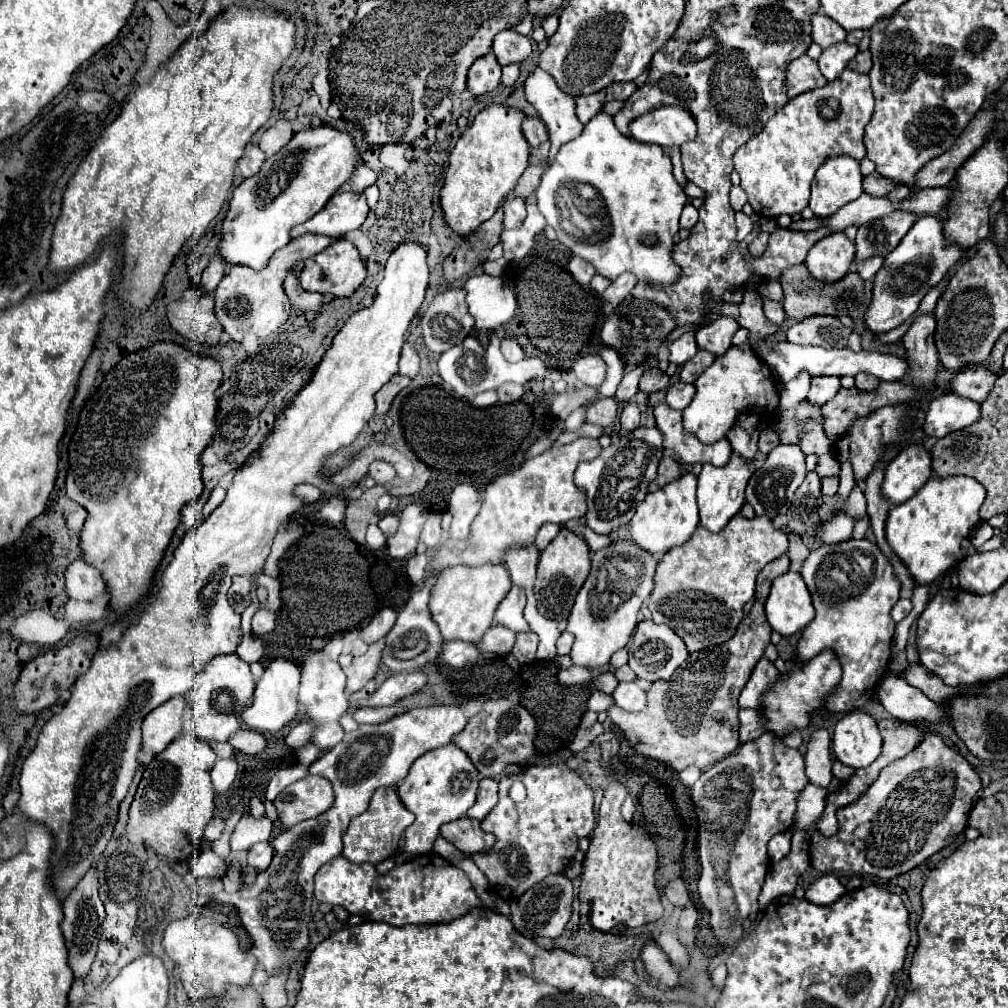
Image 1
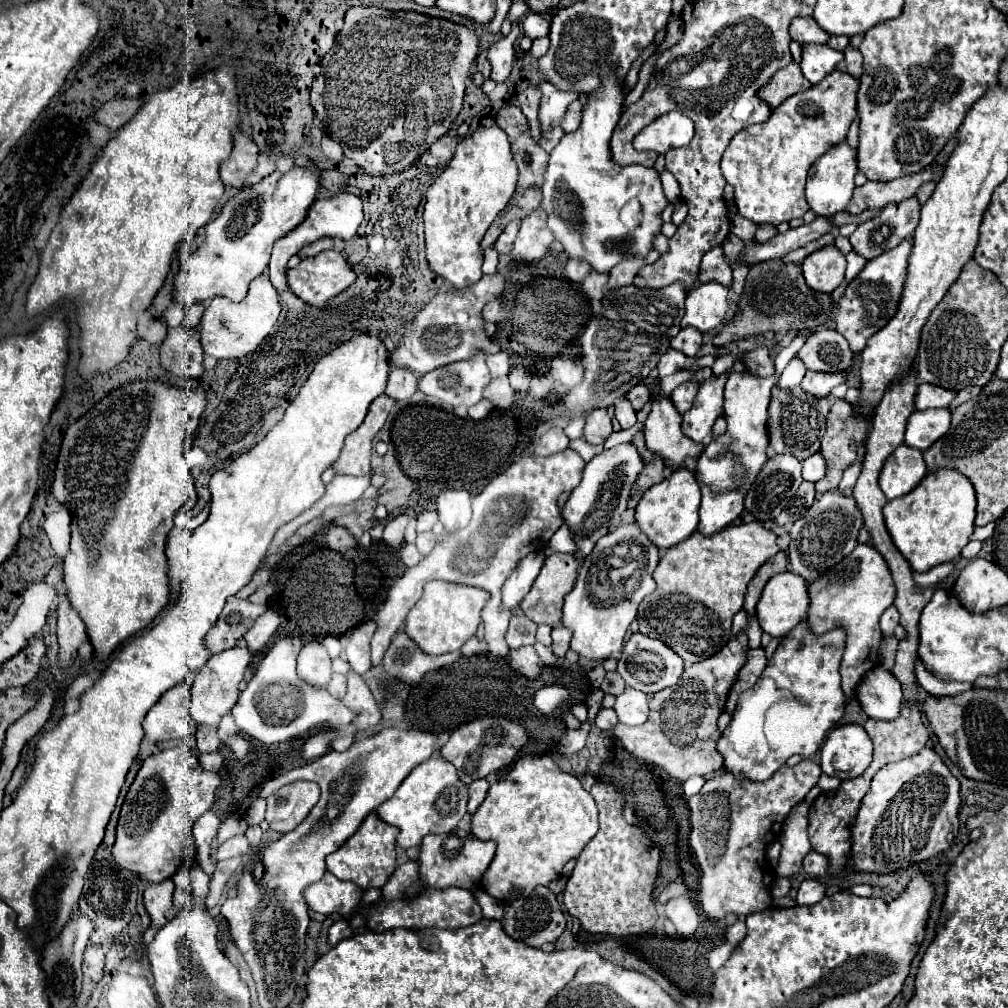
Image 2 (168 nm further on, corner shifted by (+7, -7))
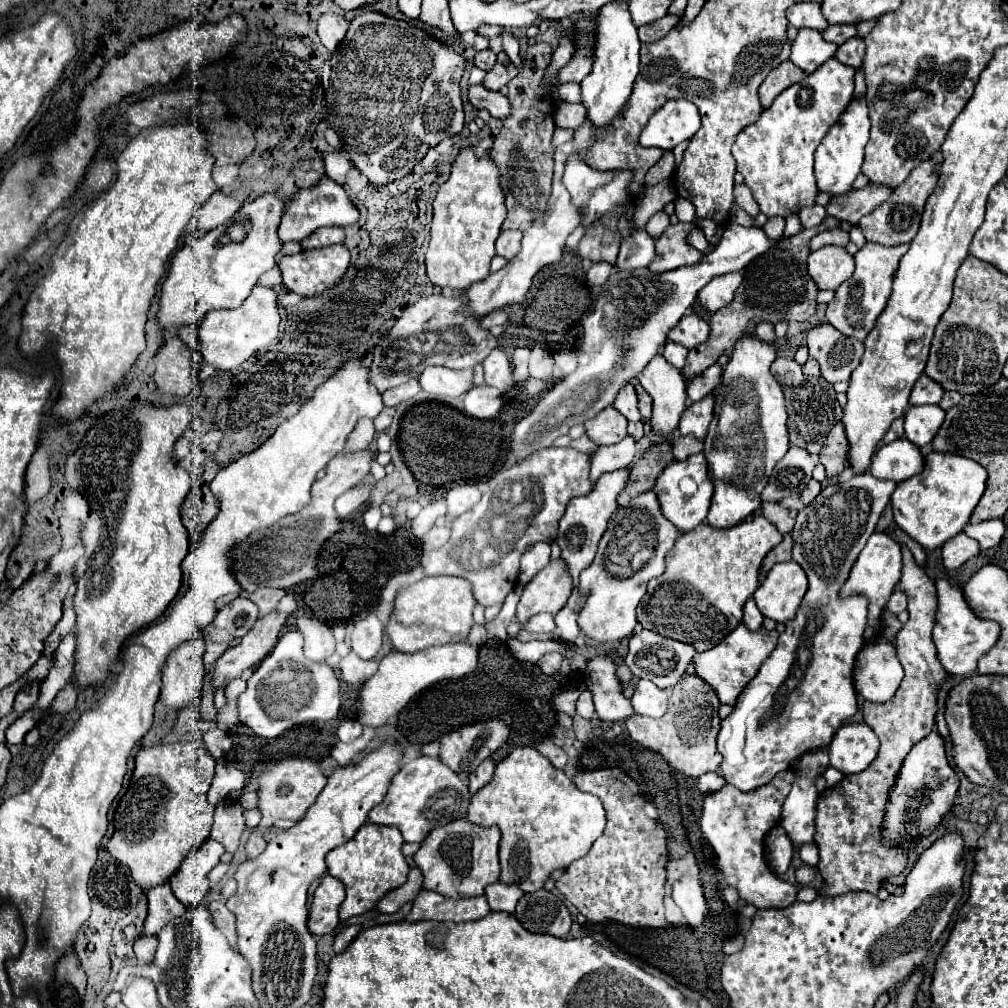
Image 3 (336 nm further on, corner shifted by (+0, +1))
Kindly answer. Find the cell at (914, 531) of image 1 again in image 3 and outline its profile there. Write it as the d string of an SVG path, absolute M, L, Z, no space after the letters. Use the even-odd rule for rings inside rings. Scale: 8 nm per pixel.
M929 452L925 456L923 472L911 480L899 482L891 496L895 522L923 548L941 548L949 538L963 532L973 508L985 492L985 480L987 472L977 462L957 454Z

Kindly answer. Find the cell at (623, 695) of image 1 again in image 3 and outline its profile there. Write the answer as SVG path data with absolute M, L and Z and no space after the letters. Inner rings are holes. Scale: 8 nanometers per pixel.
M639 680L635 694L631 698L635 712L651 718L659 718L667 712L667 700L669 700L669 690L657 688L651 680Z

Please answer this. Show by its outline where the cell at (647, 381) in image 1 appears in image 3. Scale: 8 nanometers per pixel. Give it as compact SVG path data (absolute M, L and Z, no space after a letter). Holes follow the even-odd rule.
M637 384L637 396L639 396L639 410L641 410L641 416L645 420L651 418L651 396L647 396L647 392Z

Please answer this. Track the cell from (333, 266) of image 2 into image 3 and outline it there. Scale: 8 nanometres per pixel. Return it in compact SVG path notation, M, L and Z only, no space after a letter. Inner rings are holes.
M343 244L301 250L299 254L283 256L277 266L281 270L281 284L285 290L295 292L299 296L315 296L327 288L333 288L343 278L349 268L349 250Z

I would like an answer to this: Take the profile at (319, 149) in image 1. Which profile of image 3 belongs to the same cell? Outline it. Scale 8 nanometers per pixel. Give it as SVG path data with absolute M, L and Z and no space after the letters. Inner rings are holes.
M265 194L245 204L235 212L231 220L197 238L193 244L183 246L171 260L169 274L161 284L161 298L157 310L157 322L163 330L175 328L199 328L205 314L211 310L231 310L243 304L257 284L259 276L275 266L275 254L279 252L279 220L285 204L277 194ZM233 234L233 236L231 236ZM241 234L241 240L235 242Z

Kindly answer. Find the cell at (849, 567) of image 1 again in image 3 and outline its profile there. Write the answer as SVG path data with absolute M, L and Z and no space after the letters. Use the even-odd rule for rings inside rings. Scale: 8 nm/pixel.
M875 532L869 538L863 552L859 554L857 562L851 568L851 574L849 574L847 582L841 588L841 596L861 594L861 596L869 598L869 626L865 630L865 640L871 640L871 638L875 638L879 634L879 618L881 618L881 612L883 612L889 596L893 594L895 584L901 578L901 566L903 566L903 562L901 562L901 544L895 542L885 532Z

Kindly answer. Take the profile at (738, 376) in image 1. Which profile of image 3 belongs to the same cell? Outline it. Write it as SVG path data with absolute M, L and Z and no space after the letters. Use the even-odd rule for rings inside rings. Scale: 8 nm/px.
M705 396L699 402L693 402L681 416L681 422L679 422L681 436L693 434L697 440L703 440L711 418L713 418L713 398L711 396Z

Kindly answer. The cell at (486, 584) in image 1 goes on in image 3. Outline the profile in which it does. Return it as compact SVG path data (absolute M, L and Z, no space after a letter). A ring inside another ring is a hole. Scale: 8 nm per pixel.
M425 576L423 580L401 588L393 602L393 612L385 626L391 650L417 652L427 646L443 646L455 640L467 638L473 626L475 598L471 584L465 578L455 576Z

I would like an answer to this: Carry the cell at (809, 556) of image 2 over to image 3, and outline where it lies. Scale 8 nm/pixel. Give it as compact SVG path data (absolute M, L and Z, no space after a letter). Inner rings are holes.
M859 474L859 476L853 476L849 482L825 486L825 488L819 492L819 496L817 496L807 508L799 510L795 528L793 528L793 532L791 532L791 534L793 534L793 544L795 544L795 546L793 546L793 560L805 570L805 574L807 574L807 578L809 578L807 594L805 594L803 602L801 602L801 606L799 606L799 610L797 610L797 616L785 624L787 628L785 628L785 632L779 636L779 642L777 642L777 646L775 646L775 650L771 652L771 656L763 662L761 672L759 672L759 674L749 682L749 686L739 694L739 710L737 710L737 704L735 704L735 706L733 706L733 712L731 712L727 718L721 720L721 730L719 730L719 738L717 738L717 750L719 750L721 756L723 756L721 774L723 774L723 778L725 778L729 784L733 784L735 788L739 788L741 792L749 792L749 790L753 790L753 788L759 788L759 786L767 784L777 772L787 770L787 768L789 768L789 762L795 760L797 756L801 756L801 754L805 754L805 752L809 752L809 750L815 750L815 748L825 748L825 746L829 746L829 742L831 742L833 734L837 732L837 728L839 728L843 722L847 722L847 720L857 712L857 694L855 694L855 688L853 688L853 664L855 664L857 652L859 652L861 646L863 646L863 632L865 632L865 628L867 628L867 606L869 606L869 604L867 604L867 598L865 598L865 596L847 596L847 598L841 598L841 596L839 596L839 590L841 590L843 582L847 580L849 570L851 570L851 566L853 566L855 560L857 560L857 554L859 554L859 552L863 550L863 546L867 544L867 538L875 532L877 520L879 520L881 512L885 510L887 502L891 500L891 494L893 494L895 486L897 486L895 482L879 480L879 478L871 476L871 474Z

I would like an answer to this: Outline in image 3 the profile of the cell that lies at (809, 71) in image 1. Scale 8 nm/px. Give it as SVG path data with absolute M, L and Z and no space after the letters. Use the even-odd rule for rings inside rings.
M789 60L779 64L775 70L771 70L771 74L763 80L763 84L759 86L759 102L763 108L769 108L771 102L791 84L803 80L807 74L803 74L803 70L799 70L795 64L791 64Z

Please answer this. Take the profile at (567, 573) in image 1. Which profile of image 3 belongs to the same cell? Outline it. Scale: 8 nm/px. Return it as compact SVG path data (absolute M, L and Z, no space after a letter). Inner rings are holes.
M563 560L549 562L525 586L521 600L517 604L517 614L515 614L517 622L523 626L531 616L539 612L557 614L571 596L571 590L573 590L571 576L567 574Z

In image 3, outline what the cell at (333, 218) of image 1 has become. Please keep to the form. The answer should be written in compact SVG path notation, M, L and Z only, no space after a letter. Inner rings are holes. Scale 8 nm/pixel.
M323 176L315 186L311 188L303 188L299 192L295 192L291 196L291 200L287 200L287 206L283 210L283 220L279 224L279 238L283 242L291 242L291 240L303 240L307 238L315 228L321 226L349 226L355 224L359 220L359 210L351 204L345 188L337 182L333 182L331 178Z

